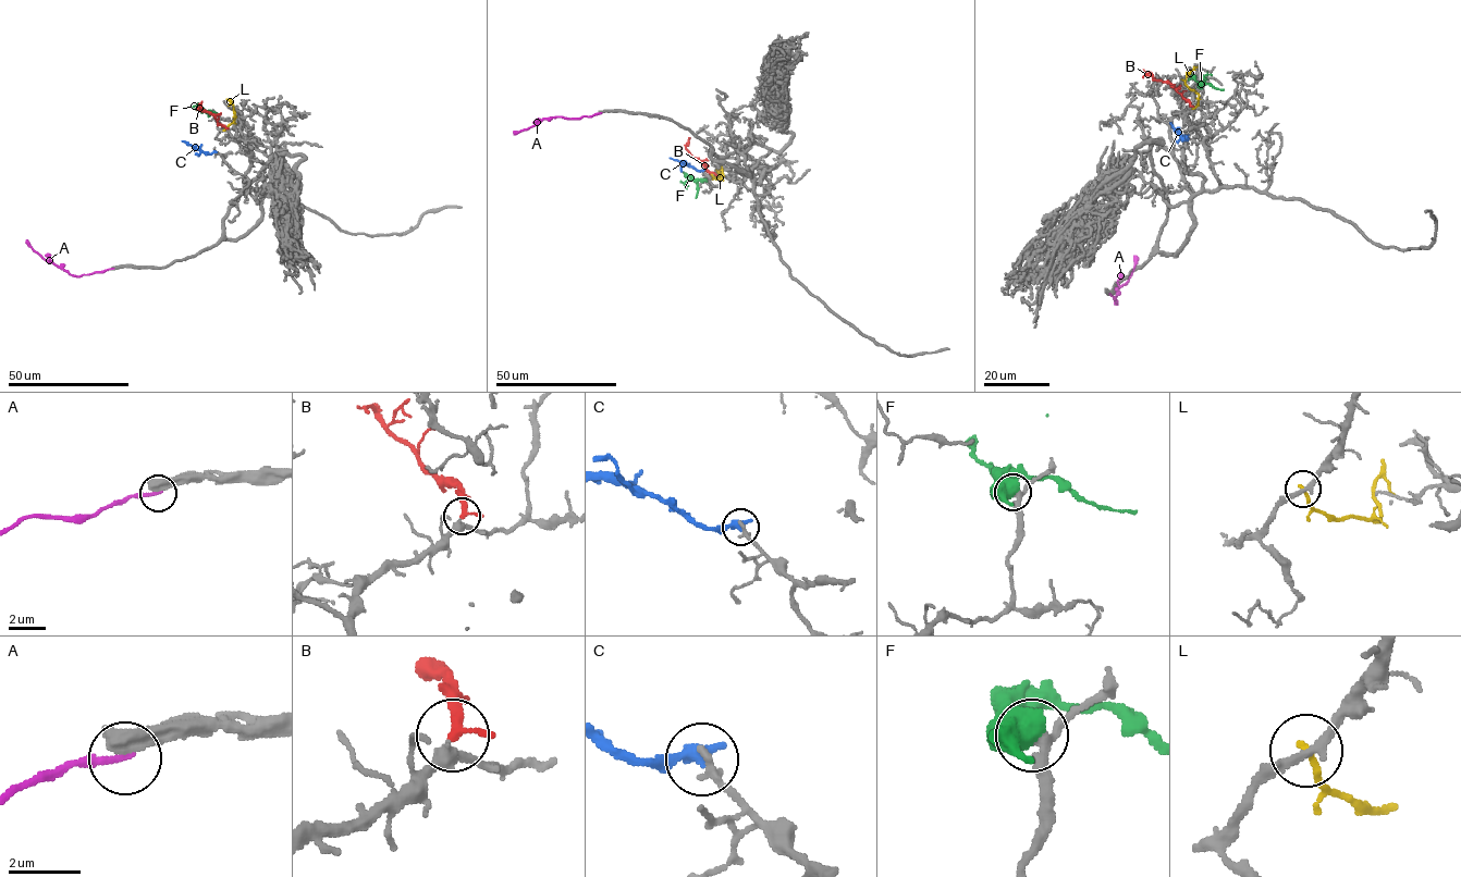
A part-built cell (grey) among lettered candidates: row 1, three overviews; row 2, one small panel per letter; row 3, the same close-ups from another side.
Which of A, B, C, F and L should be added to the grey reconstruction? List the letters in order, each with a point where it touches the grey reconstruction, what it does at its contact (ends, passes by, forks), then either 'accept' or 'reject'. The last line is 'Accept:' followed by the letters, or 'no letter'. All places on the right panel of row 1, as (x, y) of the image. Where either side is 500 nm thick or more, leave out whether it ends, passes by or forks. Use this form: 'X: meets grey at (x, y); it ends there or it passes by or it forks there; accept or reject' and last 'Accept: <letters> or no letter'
A: meets grey at (1109, 293); reject
B: meets grey at (1189, 106); it passes by; accept
C: meets grey at (1187, 138); reject
F: meets grey at (1201, 86); reject
L: meets grey at (1192, 109); it ends there; reject
Accept: B

